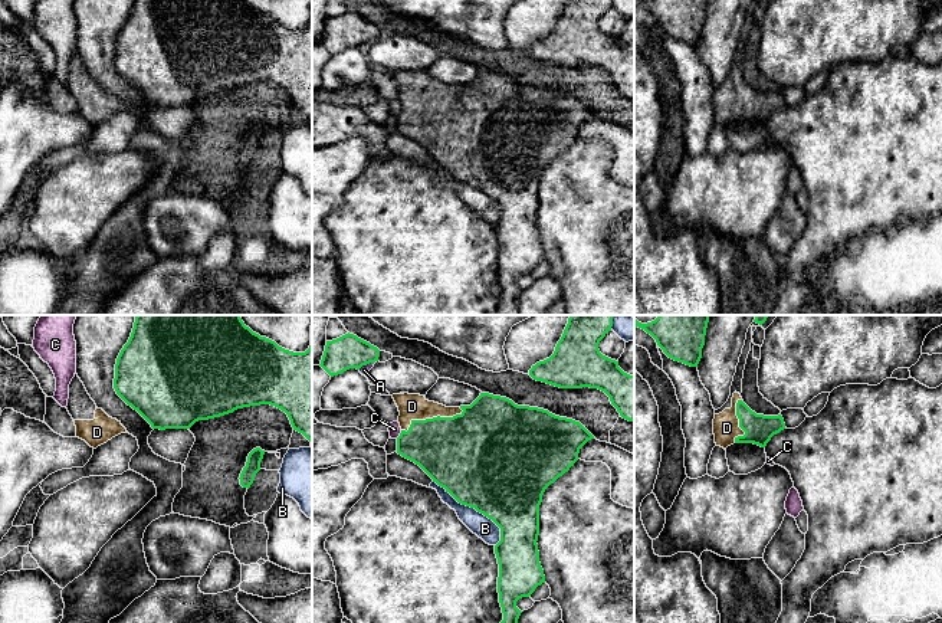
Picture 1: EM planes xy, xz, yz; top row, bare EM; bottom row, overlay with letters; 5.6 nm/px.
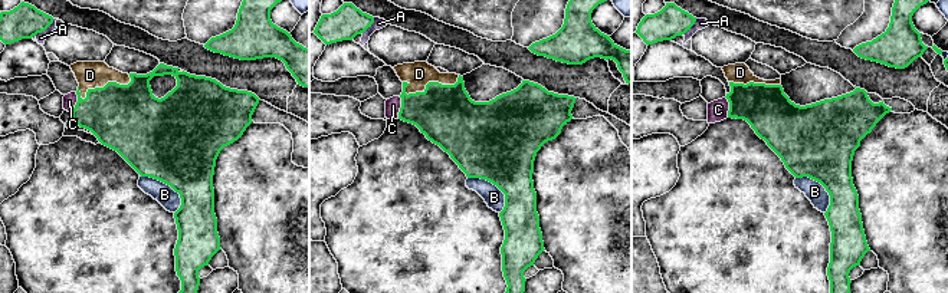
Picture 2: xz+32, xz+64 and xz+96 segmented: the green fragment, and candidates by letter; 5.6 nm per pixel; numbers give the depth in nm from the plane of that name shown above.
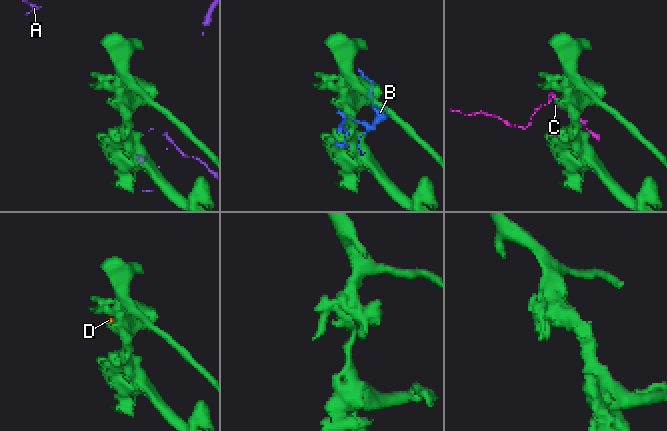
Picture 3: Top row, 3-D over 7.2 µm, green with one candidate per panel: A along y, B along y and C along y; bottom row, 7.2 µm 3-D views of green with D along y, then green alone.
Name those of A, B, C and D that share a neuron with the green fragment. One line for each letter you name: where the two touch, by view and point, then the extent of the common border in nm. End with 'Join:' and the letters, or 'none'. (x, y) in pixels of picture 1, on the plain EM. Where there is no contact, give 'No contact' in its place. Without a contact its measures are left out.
D: Touches green at xz (430, 97). Shared border 360 nm
Join: D

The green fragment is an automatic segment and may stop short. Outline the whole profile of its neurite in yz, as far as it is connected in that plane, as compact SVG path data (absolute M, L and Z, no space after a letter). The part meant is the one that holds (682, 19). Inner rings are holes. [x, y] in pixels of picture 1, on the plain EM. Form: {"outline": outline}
{"outline": "M634 0L637 4L650 12L669 36L698 45L708 0Z"}

